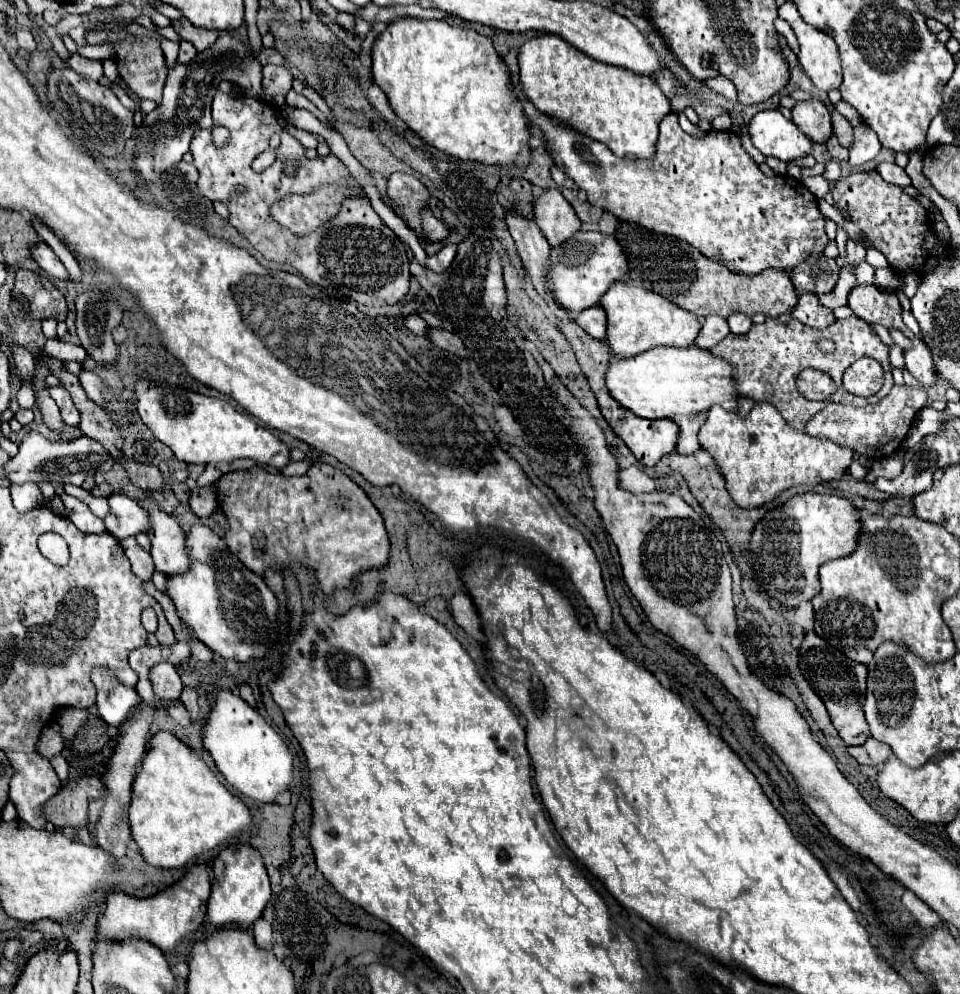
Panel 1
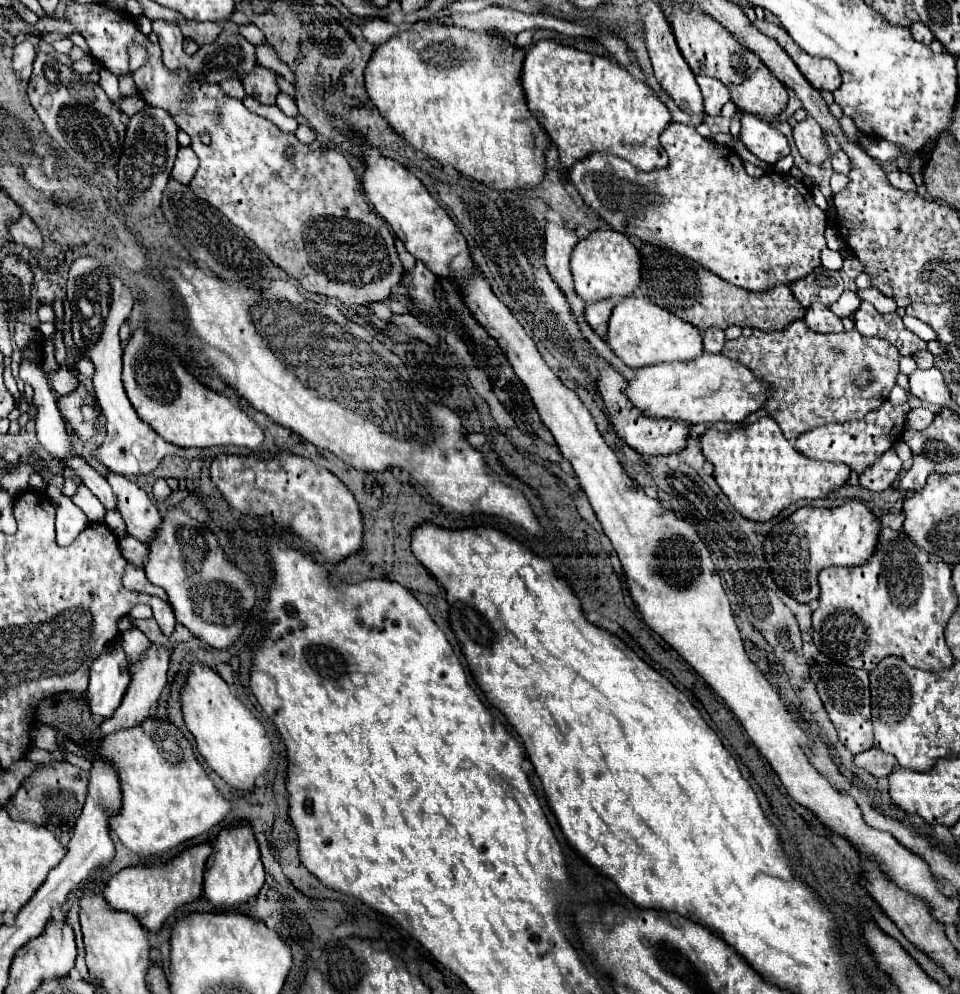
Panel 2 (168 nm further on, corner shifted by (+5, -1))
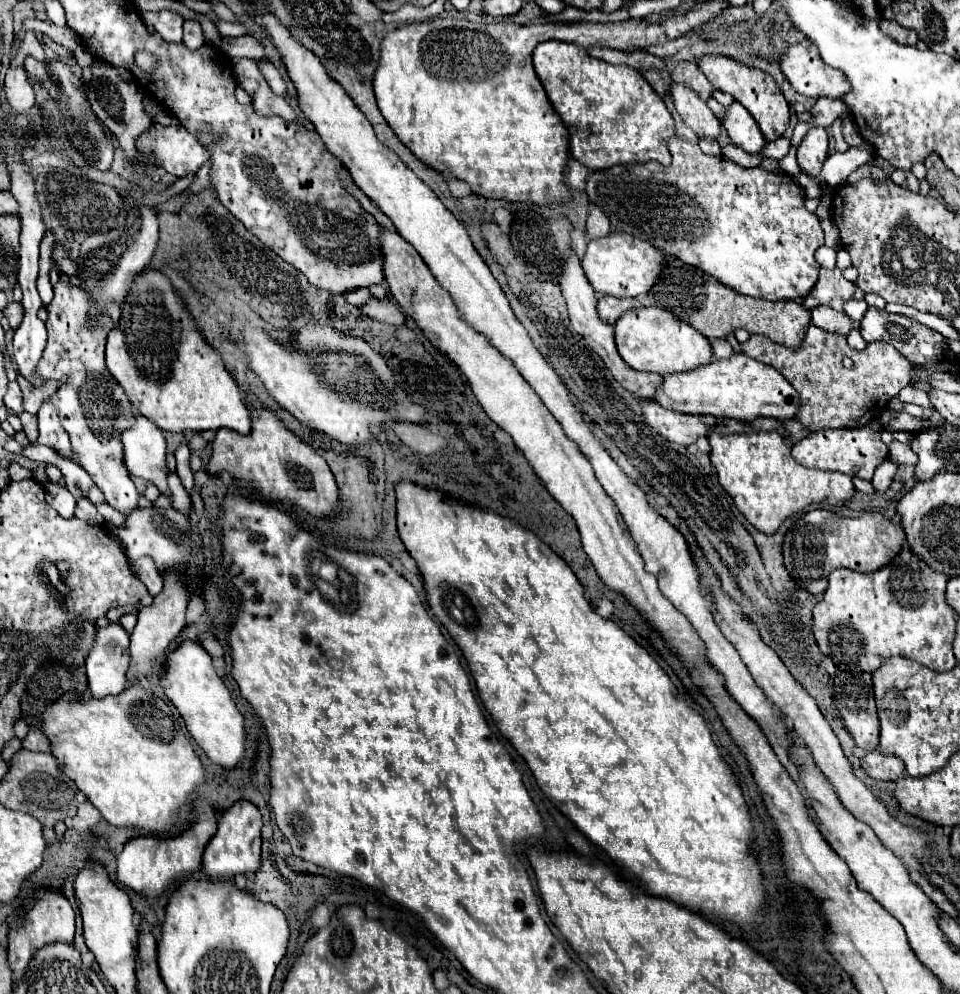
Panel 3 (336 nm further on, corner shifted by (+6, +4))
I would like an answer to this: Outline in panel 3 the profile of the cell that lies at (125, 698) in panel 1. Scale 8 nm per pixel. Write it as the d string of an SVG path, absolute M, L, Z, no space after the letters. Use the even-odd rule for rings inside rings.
M109 622L105 628L97 628L93 646L85 658L85 670L89 678L89 690L95 698L115 696L127 688L127 670L129 670L129 634L119 622Z

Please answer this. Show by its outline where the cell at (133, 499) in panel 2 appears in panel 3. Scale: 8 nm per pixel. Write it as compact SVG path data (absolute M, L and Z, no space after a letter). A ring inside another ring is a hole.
M61 274L53 288L55 296L45 306L49 314L45 322L49 338L35 372L43 380L59 380L59 390L49 400L57 410L63 430L69 434L73 460L85 468L91 480L101 488L109 506L121 514L129 514L129 510L137 508L139 494L125 468L121 434L133 426L135 410L105 364L105 340L115 324L107 314L99 316L93 298L79 286L71 286L65 274ZM91 316L97 318L93 326L89 326Z

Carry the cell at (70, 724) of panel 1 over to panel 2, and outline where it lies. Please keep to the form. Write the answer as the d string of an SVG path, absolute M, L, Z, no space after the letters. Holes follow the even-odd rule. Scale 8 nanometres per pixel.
M36 725L32 729L32 743L40 749L46 749L50 753L54 753L58 749L58 741L56 741L56 731L48 725Z

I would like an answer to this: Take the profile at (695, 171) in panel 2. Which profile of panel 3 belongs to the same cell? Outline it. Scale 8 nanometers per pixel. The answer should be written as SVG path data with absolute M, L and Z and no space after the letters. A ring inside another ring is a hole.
M675 136L671 138L669 142L669 152L673 156L673 162L671 166L661 166L659 162L645 162L645 164L623 164L623 166L613 166L613 168L607 168L607 170L597 170L589 176L587 180L587 196L609 216L611 220L611 226L615 230L623 230L627 234L633 234L645 242L651 242L655 248L659 248L661 252L673 256L673 258L679 258L683 260L685 264L689 266L695 266L699 270L703 270L705 274L713 276L715 280L719 280L721 284L729 286L731 290L739 292L739 294L745 294L745 296L753 296L753 298L765 298L765 300L771 300L771 302L779 302L779 300L793 300L793 302L801 302L803 298L809 296L809 292L813 290L817 278L819 278L819 264L817 260L813 258L815 250L819 246L823 246L823 230L821 230L821 224L819 224L819 218L815 214L809 214L803 206L805 202L805 194L803 190L793 182L793 178L789 174L771 174L767 172L765 168L753 168L753 170L747 170L747 168L741 168L737 164L733 164L731 160L723 158L723 156L707 156L699 150L697 144L689 144L687 140L683 140L681 136Z

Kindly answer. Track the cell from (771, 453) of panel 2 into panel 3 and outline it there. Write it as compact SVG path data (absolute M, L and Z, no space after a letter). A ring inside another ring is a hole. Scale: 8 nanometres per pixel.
M777 432L757 434L719 434L709 436L711 464L717 470L719 484L733 498L739 512L763 534L775 530L795 512L807 510L811 504L827 502L843 506L853 498L855 488L847 474L811 470L793 460L785 440Z

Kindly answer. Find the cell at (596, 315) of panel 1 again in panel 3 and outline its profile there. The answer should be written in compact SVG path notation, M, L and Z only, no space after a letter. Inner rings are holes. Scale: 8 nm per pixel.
M603 296L599 298L597 310L603 322L615 324L627 310L641 308L641 302L637 298L615 298L615 296Z

